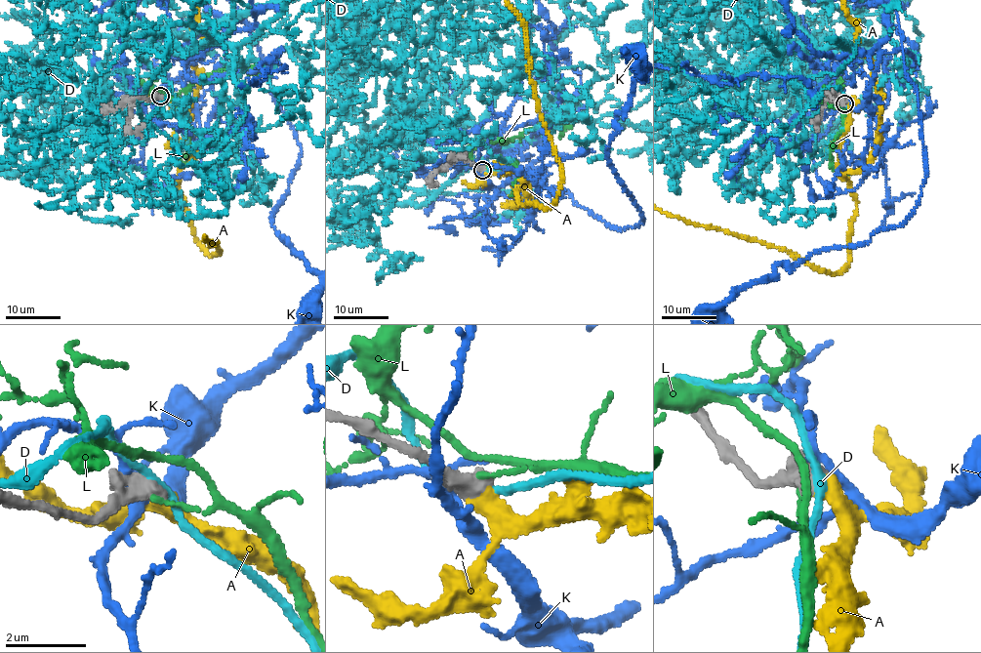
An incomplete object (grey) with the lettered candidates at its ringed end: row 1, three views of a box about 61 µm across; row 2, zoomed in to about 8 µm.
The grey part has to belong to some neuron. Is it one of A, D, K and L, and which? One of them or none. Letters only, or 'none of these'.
A

